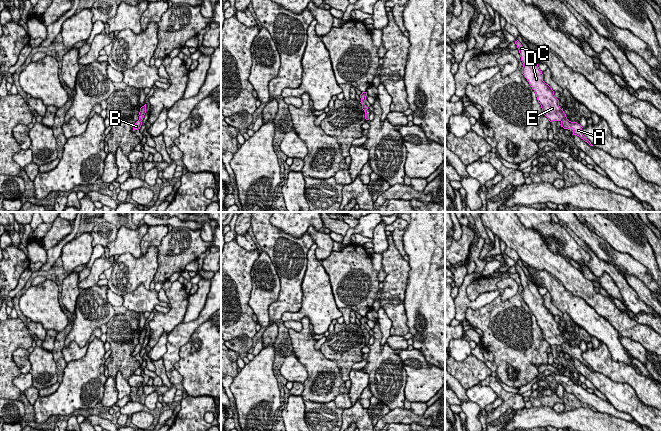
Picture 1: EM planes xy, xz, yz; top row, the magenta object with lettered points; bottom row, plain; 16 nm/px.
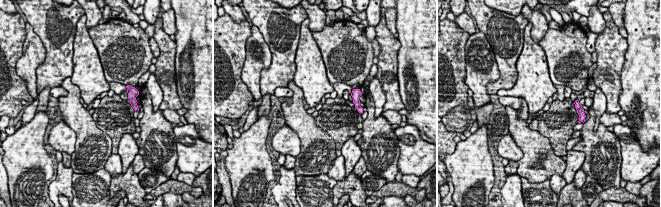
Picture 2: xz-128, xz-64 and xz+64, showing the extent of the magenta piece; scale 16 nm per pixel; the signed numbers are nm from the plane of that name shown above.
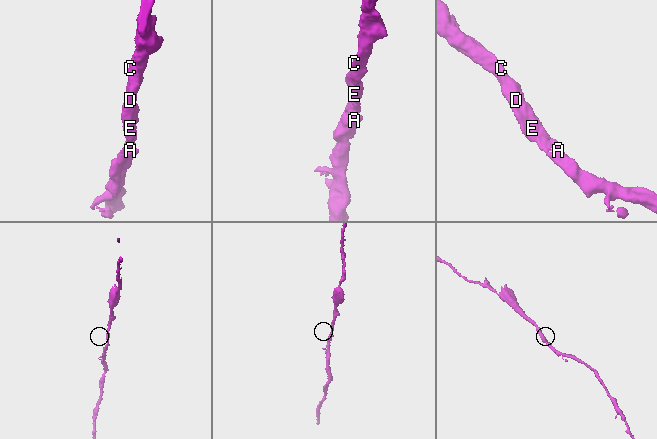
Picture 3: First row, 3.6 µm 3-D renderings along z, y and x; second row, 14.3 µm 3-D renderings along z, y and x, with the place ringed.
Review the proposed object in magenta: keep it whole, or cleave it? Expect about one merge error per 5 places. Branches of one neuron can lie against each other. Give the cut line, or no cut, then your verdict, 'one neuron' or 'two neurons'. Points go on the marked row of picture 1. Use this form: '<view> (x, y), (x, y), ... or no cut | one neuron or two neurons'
no cut | one neuron

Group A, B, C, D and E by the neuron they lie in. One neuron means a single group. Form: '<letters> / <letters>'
A B C D E

